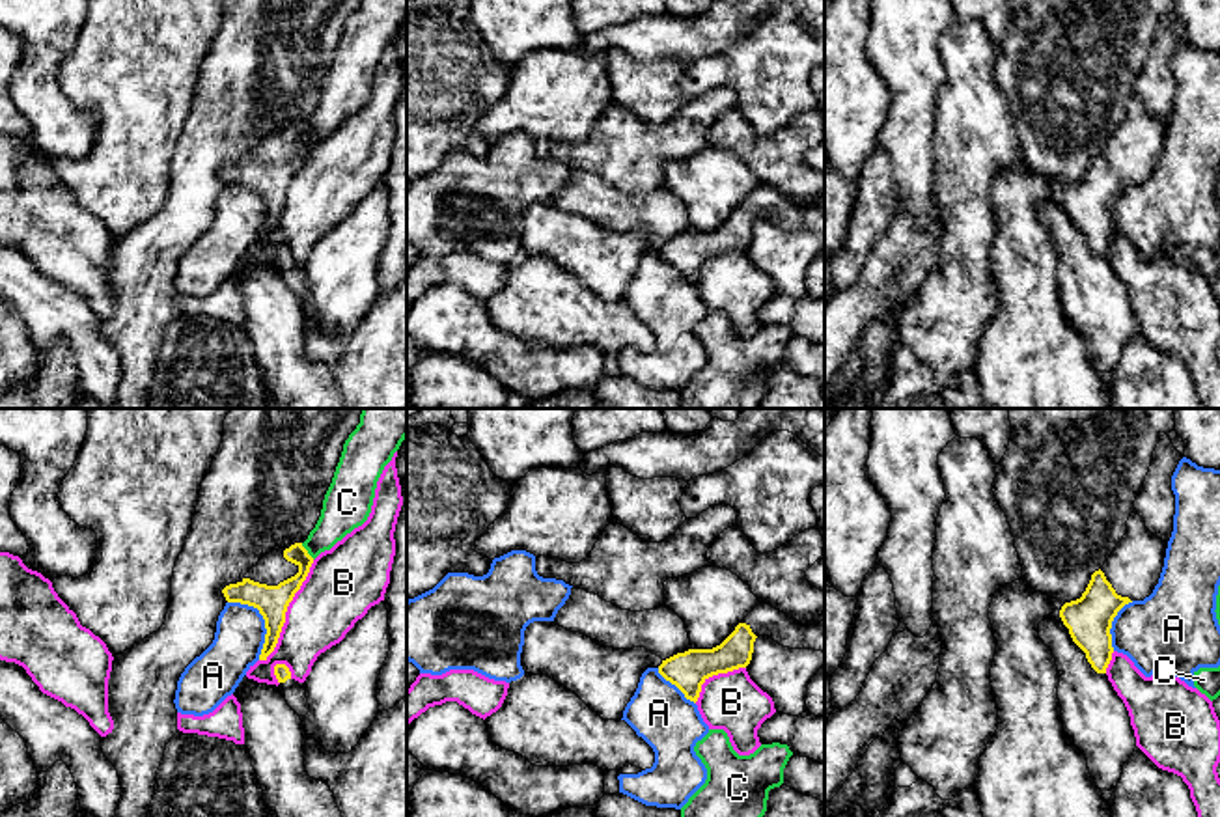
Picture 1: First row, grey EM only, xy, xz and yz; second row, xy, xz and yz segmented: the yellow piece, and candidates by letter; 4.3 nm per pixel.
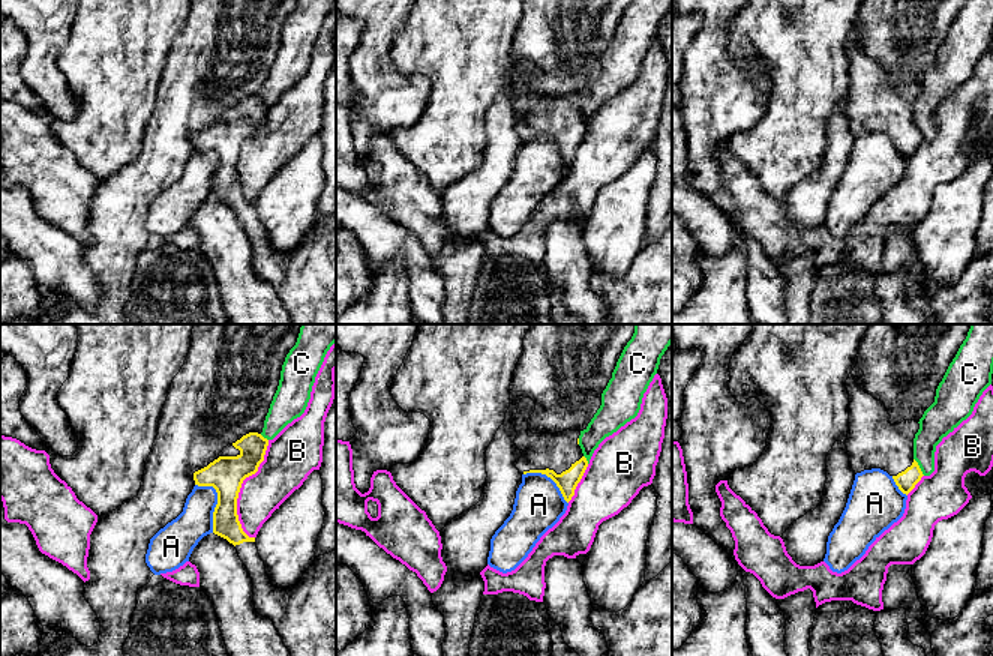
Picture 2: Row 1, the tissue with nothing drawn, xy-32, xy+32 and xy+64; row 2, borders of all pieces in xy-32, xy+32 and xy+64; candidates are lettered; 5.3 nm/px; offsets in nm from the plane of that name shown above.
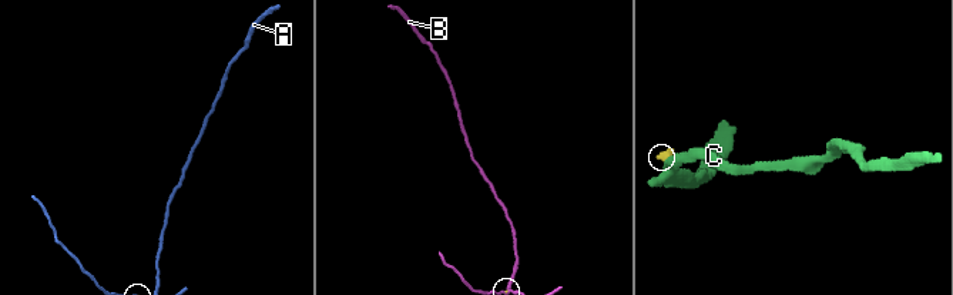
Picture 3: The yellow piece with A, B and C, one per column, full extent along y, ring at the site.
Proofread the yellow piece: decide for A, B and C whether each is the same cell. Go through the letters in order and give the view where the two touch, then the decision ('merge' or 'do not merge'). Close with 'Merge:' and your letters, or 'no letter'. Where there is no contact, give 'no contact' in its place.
A: meets yellow in xy; do not merge
B: meets yellow in xy; do not merge
C: meets yellow in xy; do not merge
Merge: no letter

